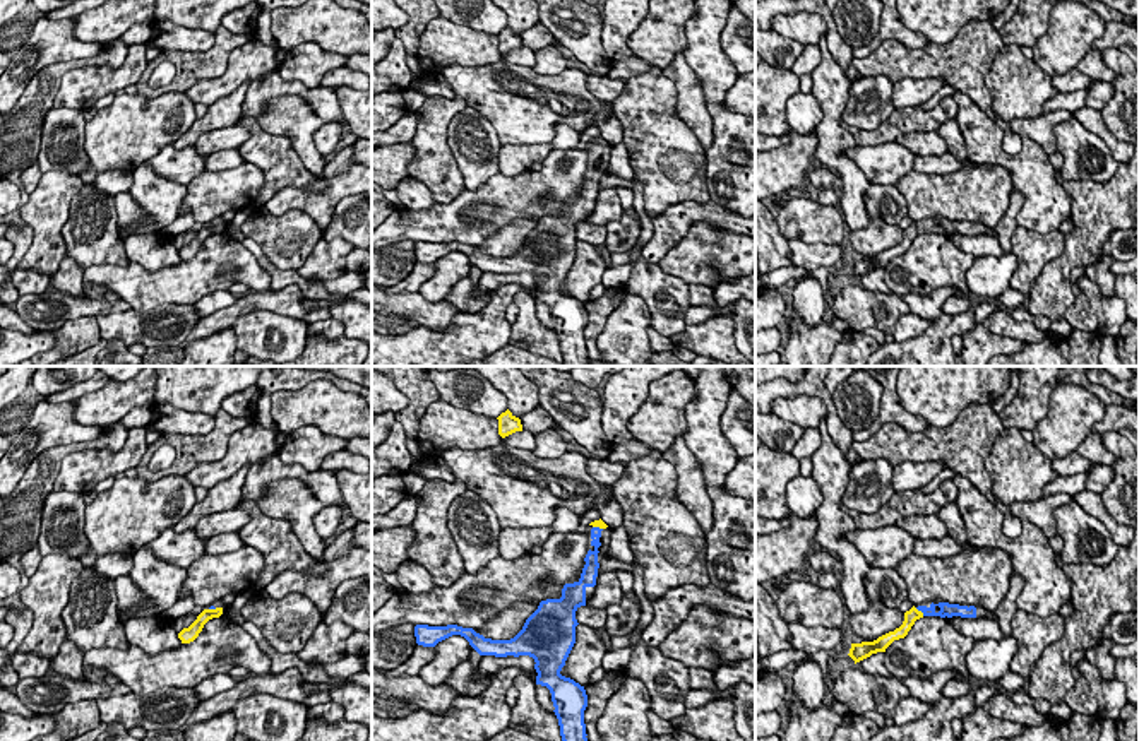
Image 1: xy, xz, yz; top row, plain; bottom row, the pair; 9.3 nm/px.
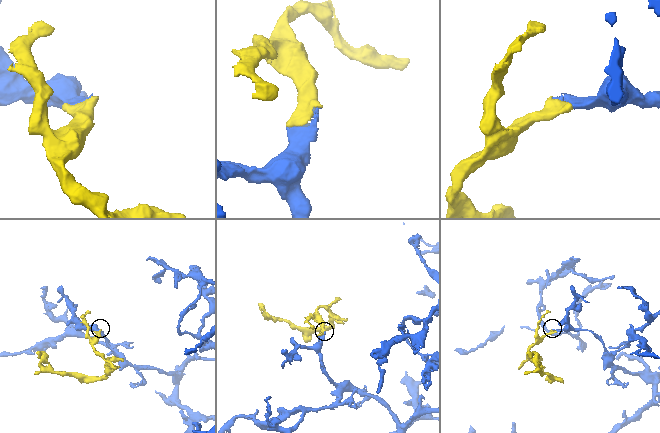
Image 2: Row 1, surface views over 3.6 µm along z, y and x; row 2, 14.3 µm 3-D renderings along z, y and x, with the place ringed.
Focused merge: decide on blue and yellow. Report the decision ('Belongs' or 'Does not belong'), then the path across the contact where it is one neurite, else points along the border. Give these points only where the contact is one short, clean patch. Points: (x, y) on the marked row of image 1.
Belongs

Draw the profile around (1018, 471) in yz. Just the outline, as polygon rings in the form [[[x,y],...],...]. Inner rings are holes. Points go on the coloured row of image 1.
[[[1004,428],[985,459],[993,495],[1009,507],[1012,501],[1036,501],[1058,474],[1052,459],[1021,436],[1017,428]]]

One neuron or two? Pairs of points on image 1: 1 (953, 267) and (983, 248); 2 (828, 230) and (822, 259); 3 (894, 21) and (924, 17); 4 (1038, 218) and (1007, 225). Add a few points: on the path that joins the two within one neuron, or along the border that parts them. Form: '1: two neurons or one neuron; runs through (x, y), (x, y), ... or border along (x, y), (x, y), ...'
1: two neurons; border along (948, 237), (958, 248), (975, 255)
2: two neurons; border along (788, 240), (840, 245)
3: two neurons; border along (901, 17), (910, 29), (920, 31), (929, 40)
4: two neurons; border along (1014, 187), (1023, 197), (1016, 225)

